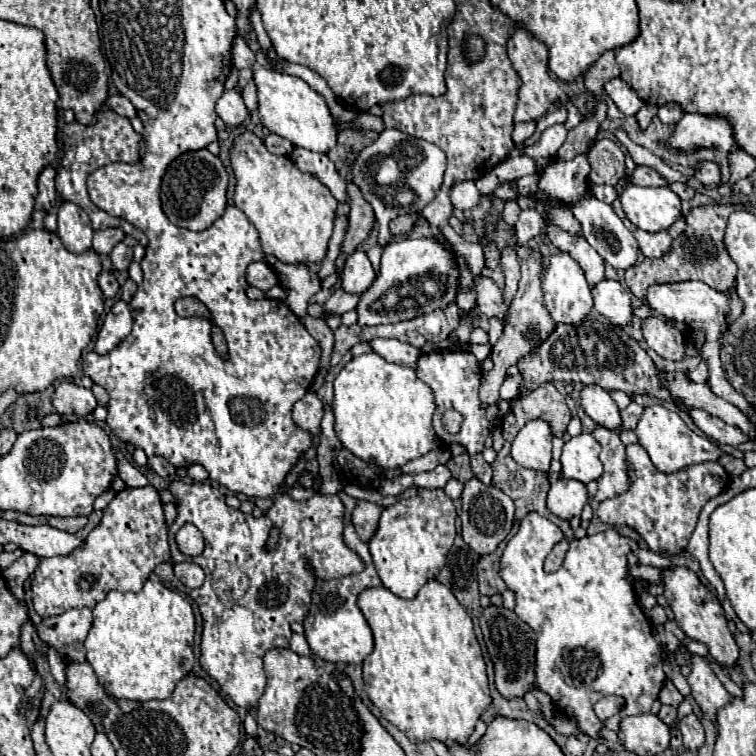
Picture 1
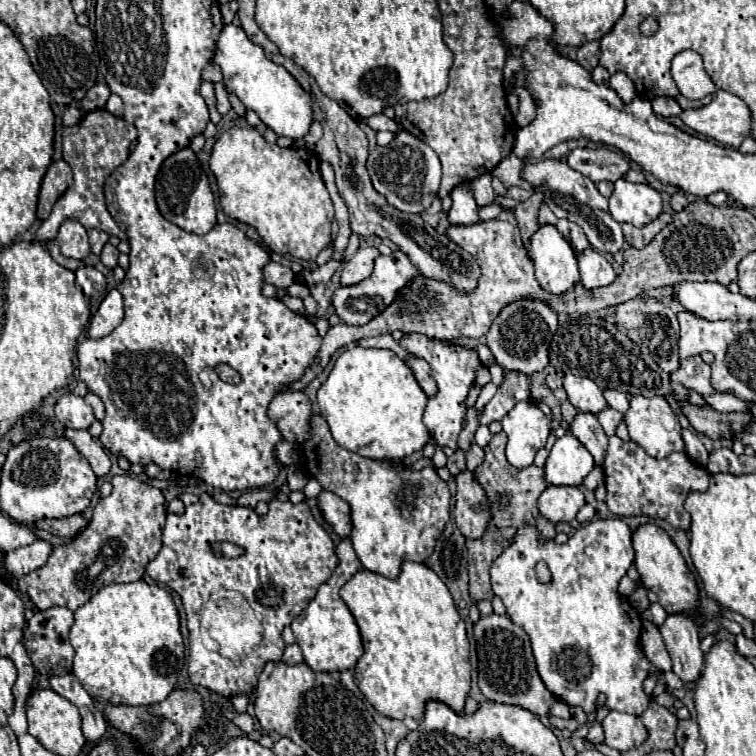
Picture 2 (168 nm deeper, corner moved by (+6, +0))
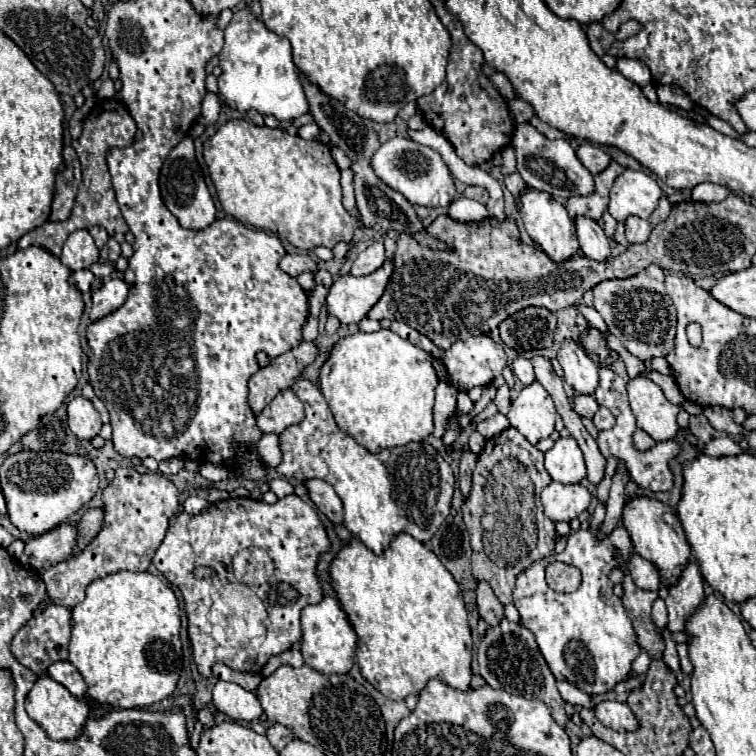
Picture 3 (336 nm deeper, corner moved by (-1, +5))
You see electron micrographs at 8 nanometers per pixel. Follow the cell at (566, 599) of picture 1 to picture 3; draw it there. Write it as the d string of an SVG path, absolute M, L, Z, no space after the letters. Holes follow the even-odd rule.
M602 524L598 528L582 526L578 532L570 534L564 552L548 556L548 560L568 562L570 566L576 566L582 572L582 584L580 584L580 588L576 592L558 594L558 592L548 588L548 584L544 580L544 570L546 570L546 562L548 562L546 558L536 560L526 570L522 570L516 576L516 584L514 584L514 592L512 592L514 606L520 612L520 622L524 622L524 626L536 636L538 648L540 648L544 660L548 662L554 678L556 680L566 680L570 684L576 684L586 694L606 694L606 692L612 692L618 682L624 682L626 678L630 678L632 662L640 654L640 646L638 646L638 640L636 640L636 634L634 634L632 620L626 614L626 608L624 608L622 600L614 594L614 584L608 578L608 574L614 568L620 568L624 562L630 562L634 546L632 546L630 534L624 528L624 524L618 524L602 540L598 540L600 528L602 528Z

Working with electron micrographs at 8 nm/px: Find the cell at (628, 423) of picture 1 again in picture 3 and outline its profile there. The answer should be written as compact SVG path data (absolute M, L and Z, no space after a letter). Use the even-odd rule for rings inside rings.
M600 406L600 410L598 410L598 414L592 418L592 422L596 424L596 428L598 430L610 430L612 426L614 426L614 422L616 422L616 418L614 418L614 414L608 410L608 408L604 408L604 406Z

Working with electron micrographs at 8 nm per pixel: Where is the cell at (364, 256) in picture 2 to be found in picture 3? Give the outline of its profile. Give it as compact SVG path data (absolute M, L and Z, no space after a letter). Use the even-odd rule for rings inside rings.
M374 242L356 256L356 260L352 264L352 276L366 276L366 274L378 270L384 264L384 260L386 258L384 258L382 242Z

